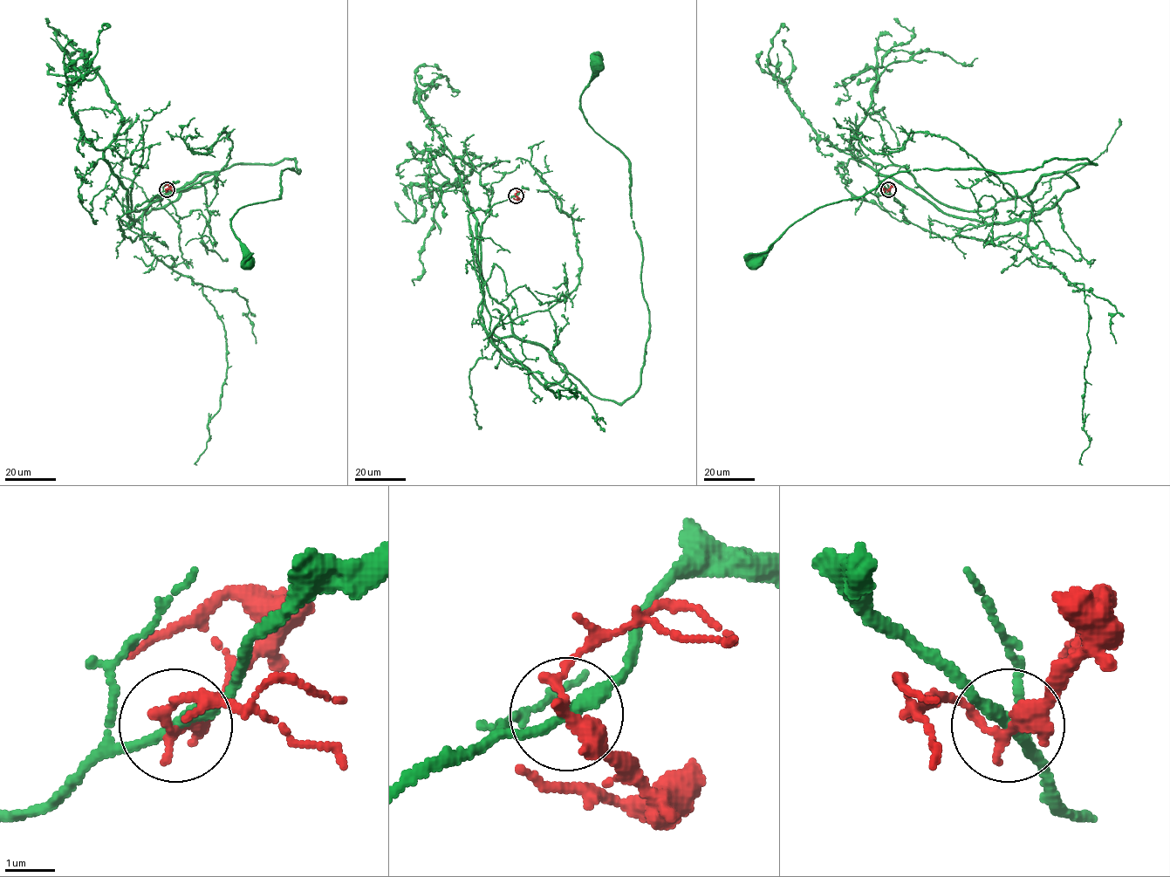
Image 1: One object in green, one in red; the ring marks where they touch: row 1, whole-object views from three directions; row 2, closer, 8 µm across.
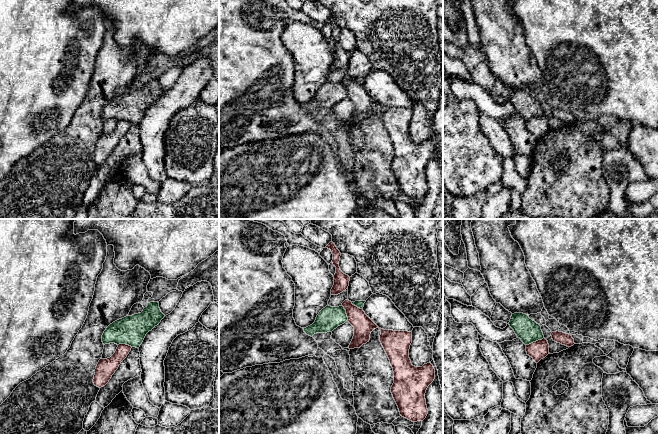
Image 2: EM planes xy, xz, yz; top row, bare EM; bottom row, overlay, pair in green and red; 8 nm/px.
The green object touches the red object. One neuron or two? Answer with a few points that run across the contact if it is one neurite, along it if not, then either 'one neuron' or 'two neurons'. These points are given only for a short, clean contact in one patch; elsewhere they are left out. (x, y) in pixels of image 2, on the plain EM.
line yz (543, 113), (526, 121); two neurons

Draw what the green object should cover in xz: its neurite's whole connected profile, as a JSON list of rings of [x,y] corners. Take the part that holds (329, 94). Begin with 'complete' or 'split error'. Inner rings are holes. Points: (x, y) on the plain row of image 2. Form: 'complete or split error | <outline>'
complete | [[[327,81],[319,88],[315,98],[303,105],[307,111],[313,113],[316,109],[332,108],[338,102],[347,98],[347,96],[346,86],[342,81],[339,83]]]

